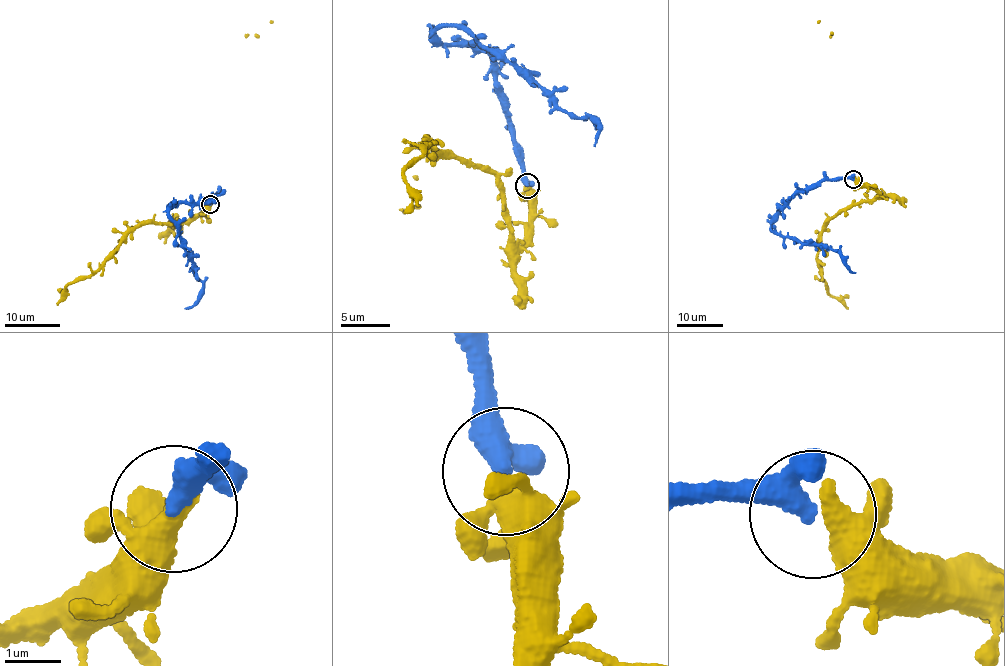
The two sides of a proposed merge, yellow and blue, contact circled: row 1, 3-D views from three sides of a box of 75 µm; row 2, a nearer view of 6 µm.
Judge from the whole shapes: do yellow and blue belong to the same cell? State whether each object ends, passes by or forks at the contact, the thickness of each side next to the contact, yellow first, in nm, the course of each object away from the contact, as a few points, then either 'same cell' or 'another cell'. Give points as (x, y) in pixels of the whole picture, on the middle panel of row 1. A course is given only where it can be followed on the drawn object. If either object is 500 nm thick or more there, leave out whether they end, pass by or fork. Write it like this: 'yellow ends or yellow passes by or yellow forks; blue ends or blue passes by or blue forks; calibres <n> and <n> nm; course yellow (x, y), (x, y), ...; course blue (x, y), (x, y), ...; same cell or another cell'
yellow forks; blue passes by; calibres 300 and 300 nm; course yellow (528, 186), (524, 243), (513, 241), (494, 172), (440, 155), (428, 135), (404, 172), (419, 204); course blue (528, 186), (490, 54), (440, 43), (442, 27), (514, 64), (569, 113), (589, 114), (594, 145); same cell

